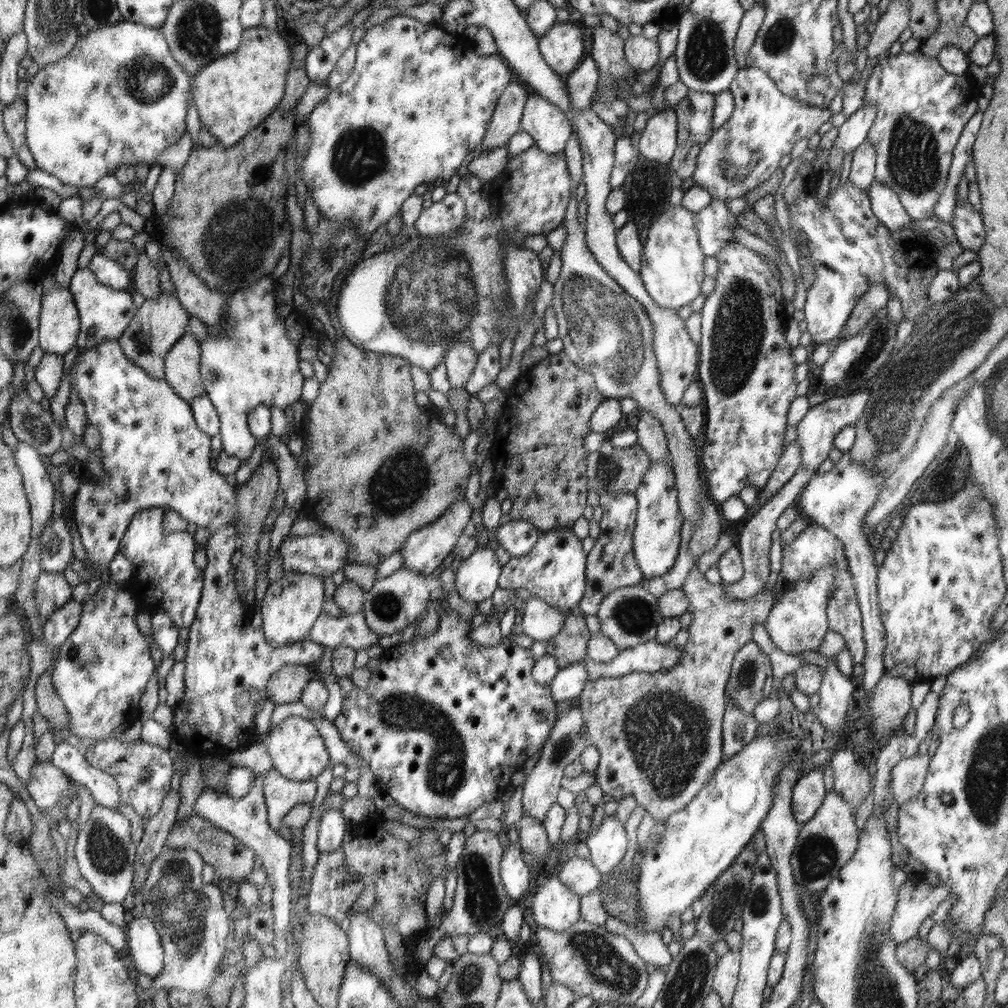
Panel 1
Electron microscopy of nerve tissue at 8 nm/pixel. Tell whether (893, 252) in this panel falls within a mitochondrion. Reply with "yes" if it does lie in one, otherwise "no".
no

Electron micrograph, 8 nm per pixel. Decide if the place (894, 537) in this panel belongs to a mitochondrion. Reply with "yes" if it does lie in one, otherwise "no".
no

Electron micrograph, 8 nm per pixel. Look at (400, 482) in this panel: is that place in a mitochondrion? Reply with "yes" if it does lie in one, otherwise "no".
yes

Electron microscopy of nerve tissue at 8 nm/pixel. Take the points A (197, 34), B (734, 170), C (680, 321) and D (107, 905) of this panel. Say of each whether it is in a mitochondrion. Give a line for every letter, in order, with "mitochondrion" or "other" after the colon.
A: mitochondrion
B: mitochondrion
C: other
D: other

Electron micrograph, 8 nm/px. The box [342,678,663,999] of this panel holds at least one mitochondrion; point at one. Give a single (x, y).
(599, 958)

